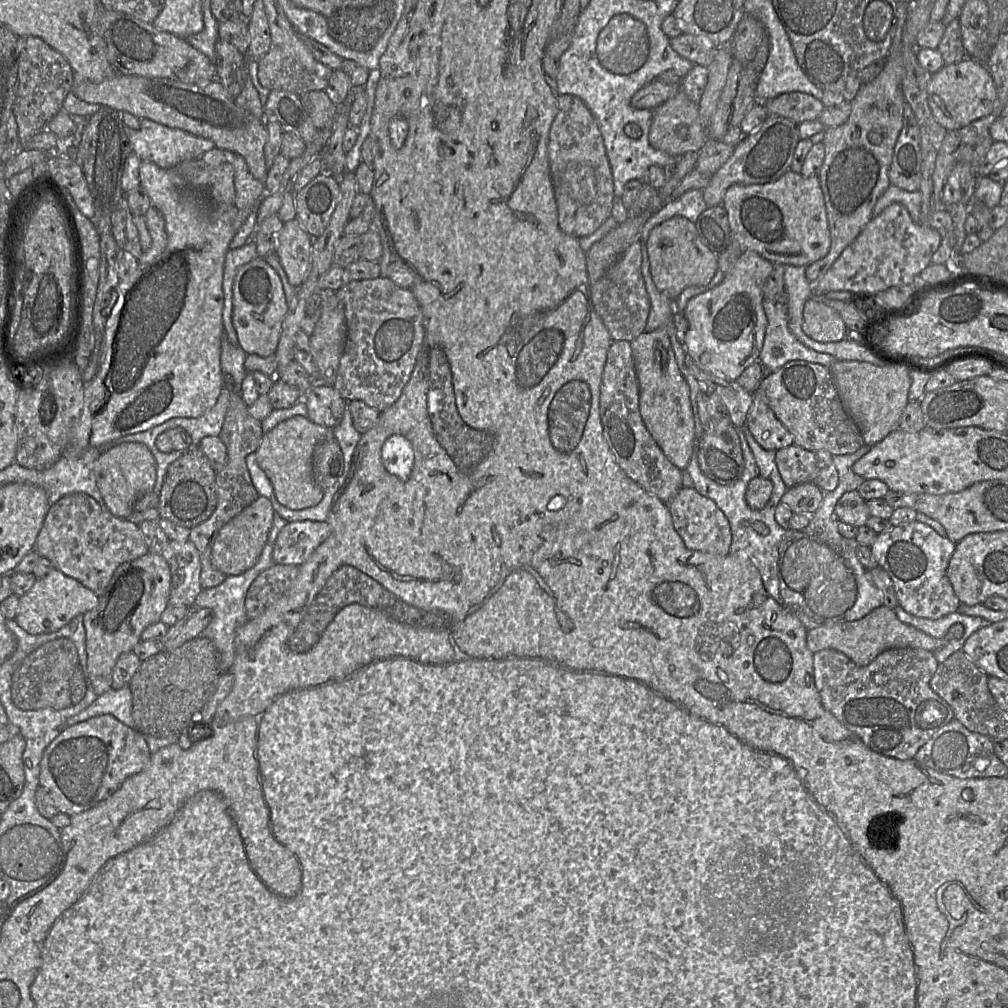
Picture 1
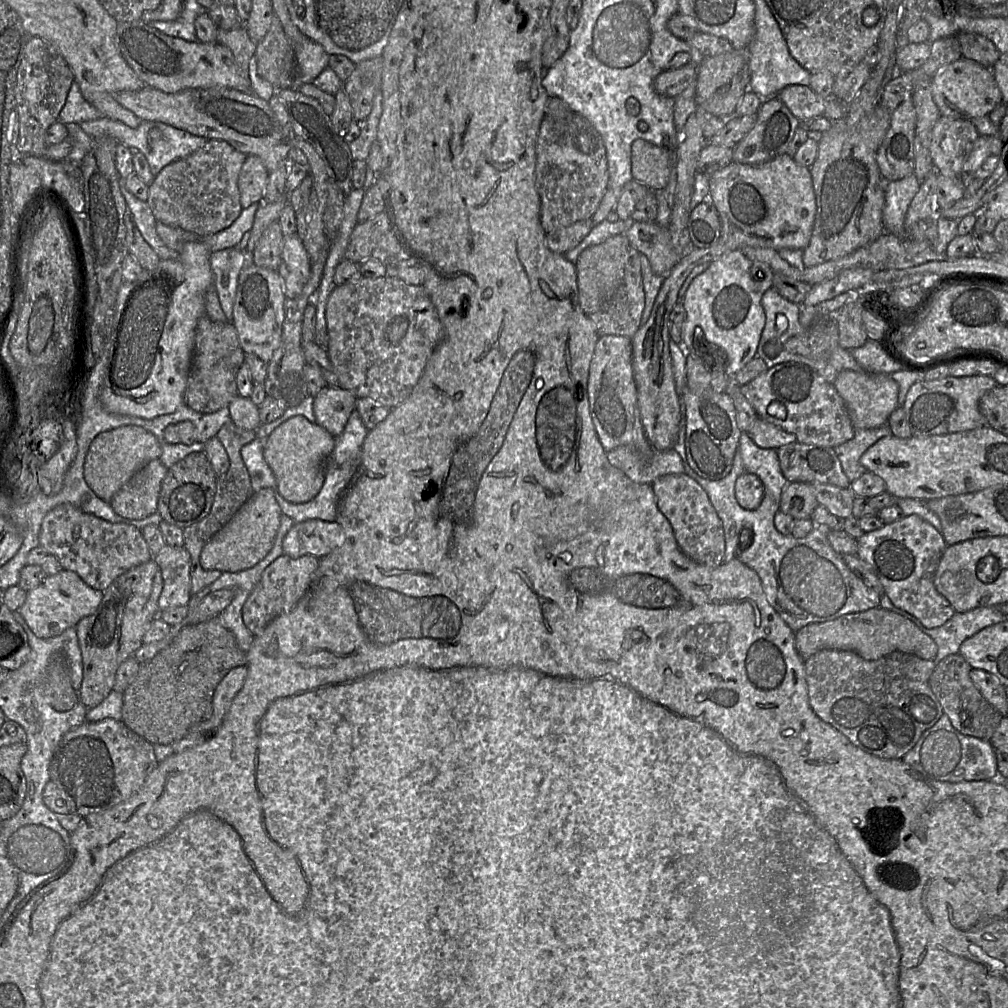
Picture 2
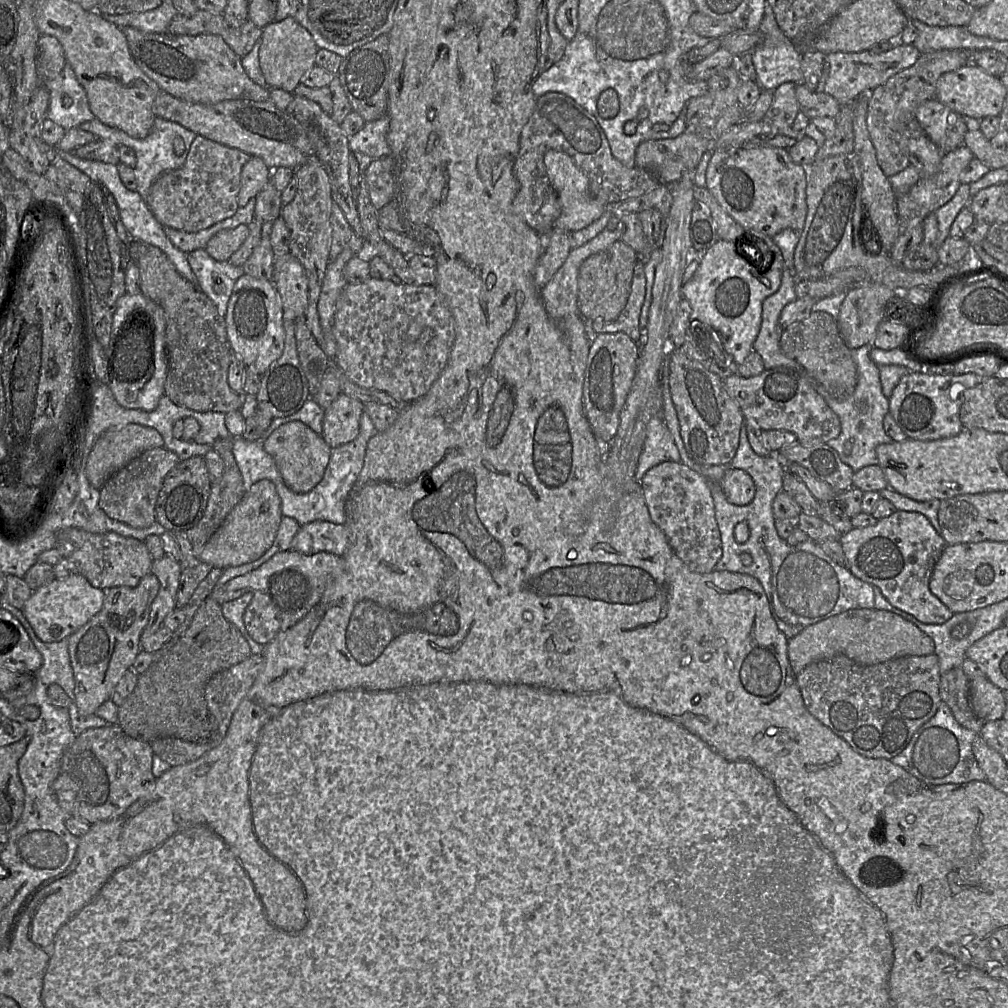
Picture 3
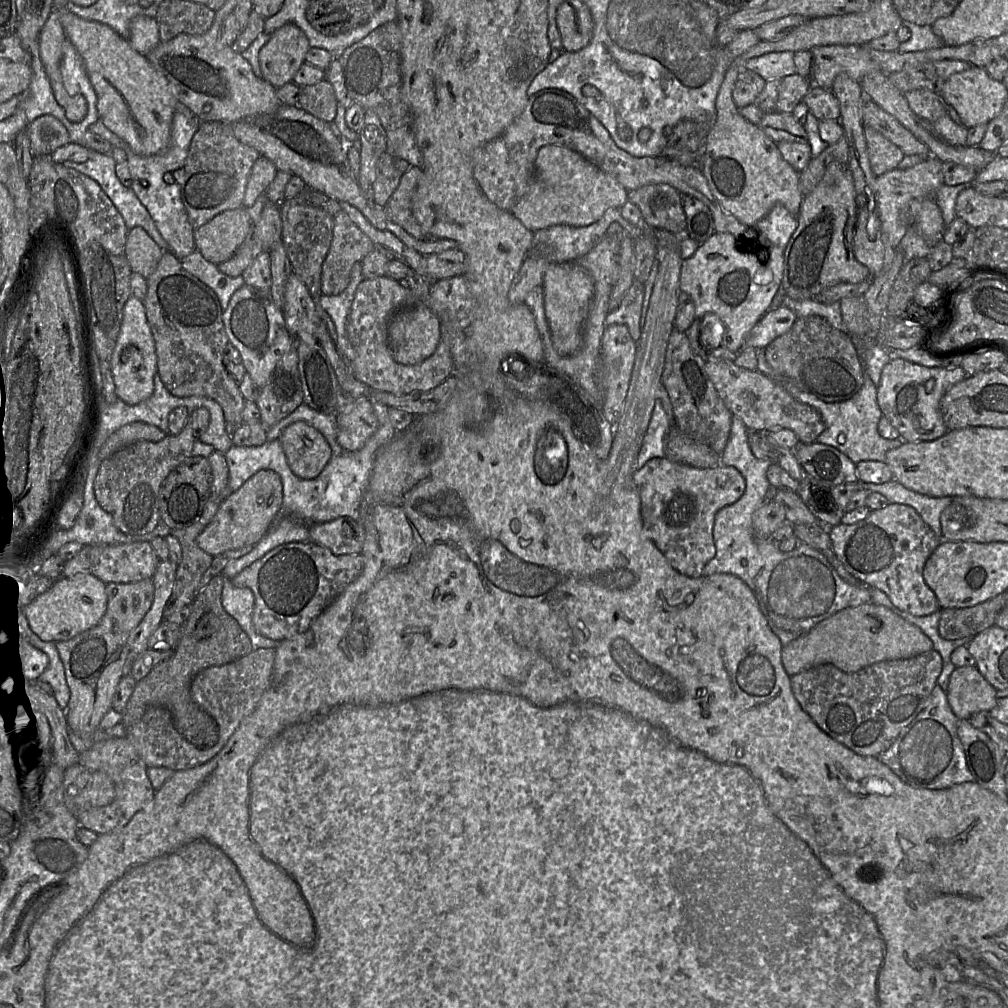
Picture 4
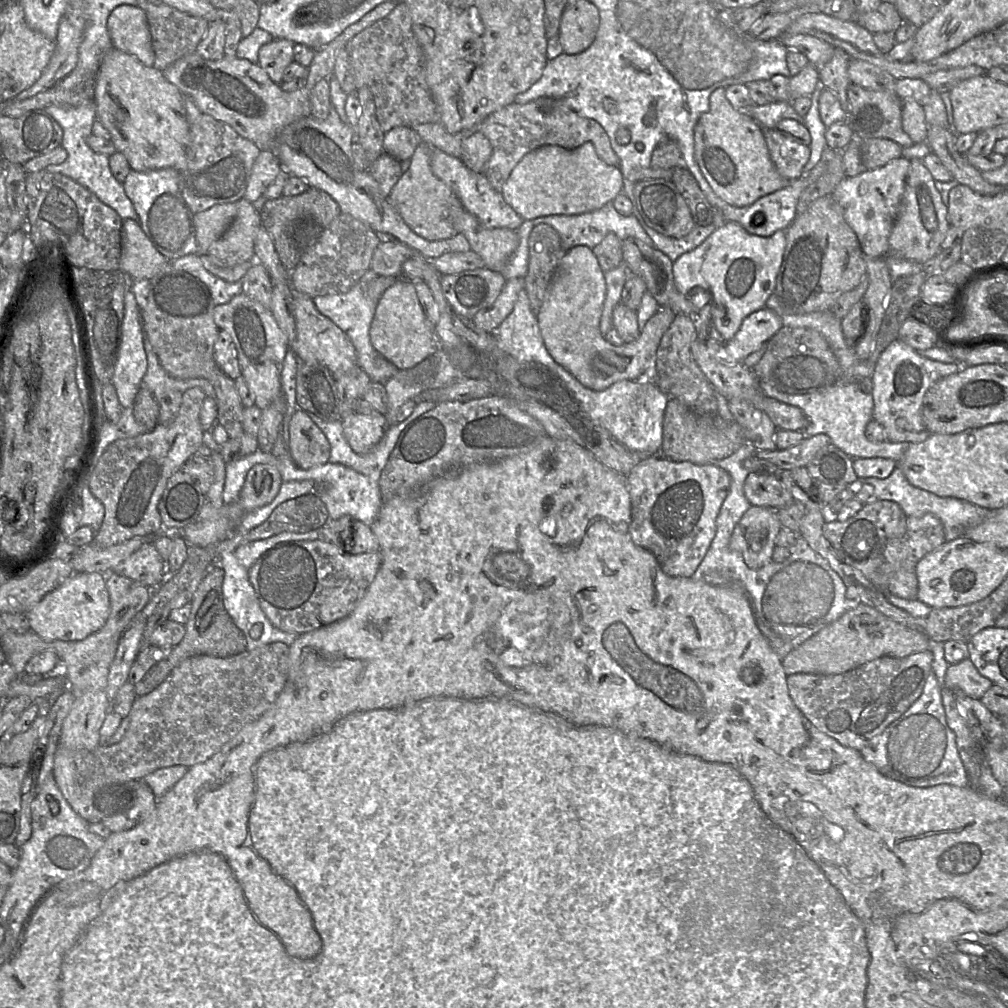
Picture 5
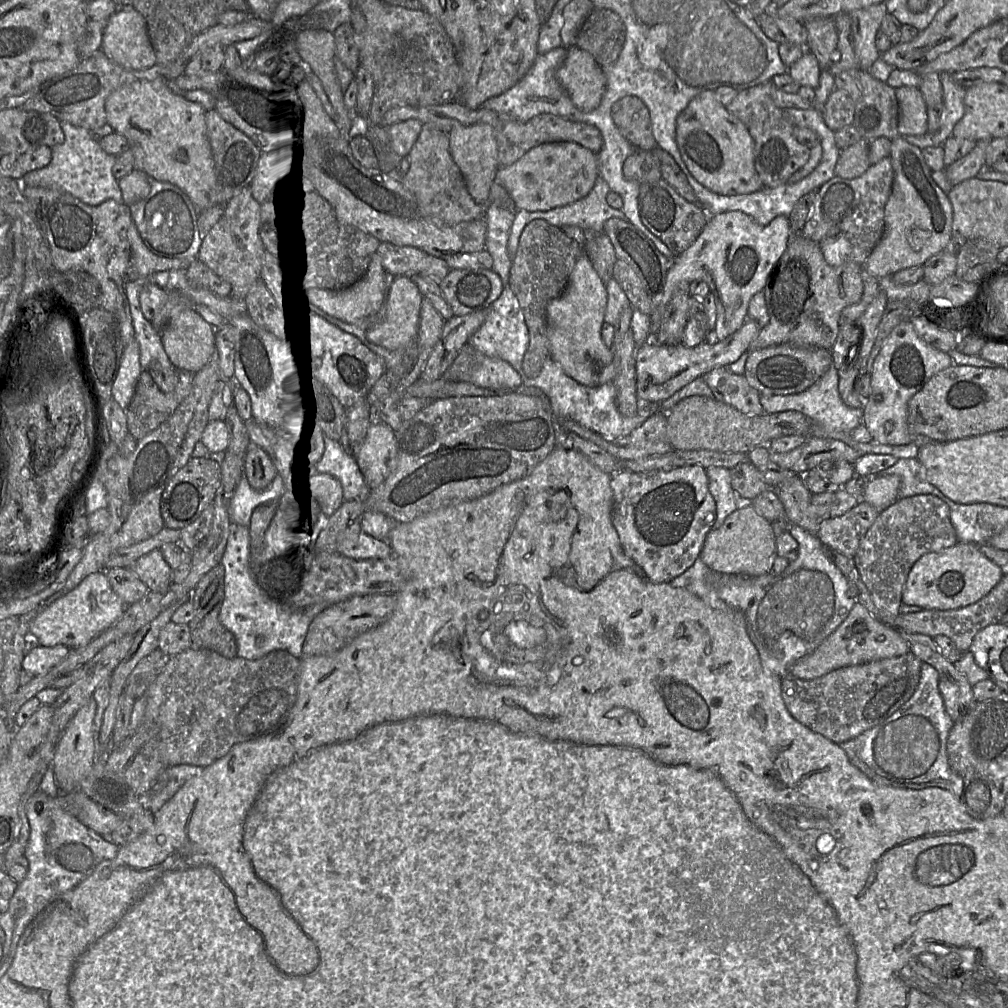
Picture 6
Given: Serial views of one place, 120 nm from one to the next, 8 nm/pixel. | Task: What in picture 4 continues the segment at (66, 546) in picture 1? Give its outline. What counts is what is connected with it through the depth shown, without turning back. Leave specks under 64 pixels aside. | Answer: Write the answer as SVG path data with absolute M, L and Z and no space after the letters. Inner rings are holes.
M146 541L119 545L90 545L84 548L88 548L90 573L104 584L133 583L151 579L160 562L150 542Z

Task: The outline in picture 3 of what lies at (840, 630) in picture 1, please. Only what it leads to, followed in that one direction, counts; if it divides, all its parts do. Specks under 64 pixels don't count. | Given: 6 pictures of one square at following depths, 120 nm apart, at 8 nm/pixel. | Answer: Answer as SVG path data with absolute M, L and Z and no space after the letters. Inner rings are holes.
M854 608L811 624L788 640L787 654L795 675L809 664L842 654L855 662L873 665L903 656L929 655L935 651L934 640L914 623L899 614L884 609Z

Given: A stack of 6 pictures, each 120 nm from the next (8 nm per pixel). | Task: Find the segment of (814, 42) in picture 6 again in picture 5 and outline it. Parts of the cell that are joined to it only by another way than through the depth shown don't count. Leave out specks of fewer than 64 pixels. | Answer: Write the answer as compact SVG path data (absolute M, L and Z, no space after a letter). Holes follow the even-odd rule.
M837 48L831 60L819 71L821 83L836 94L847 114L849 107L847 88L851 83L848 75L850 60L850 56L843 49Z

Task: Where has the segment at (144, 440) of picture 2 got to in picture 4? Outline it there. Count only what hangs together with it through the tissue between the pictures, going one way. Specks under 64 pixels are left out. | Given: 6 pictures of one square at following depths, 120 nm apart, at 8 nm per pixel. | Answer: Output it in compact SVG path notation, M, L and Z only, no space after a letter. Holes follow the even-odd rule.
M132 422L111 434L101 447L98 456L102 462L126 446L141 440L158 442L164 439L166 435L165 432L154 425Z

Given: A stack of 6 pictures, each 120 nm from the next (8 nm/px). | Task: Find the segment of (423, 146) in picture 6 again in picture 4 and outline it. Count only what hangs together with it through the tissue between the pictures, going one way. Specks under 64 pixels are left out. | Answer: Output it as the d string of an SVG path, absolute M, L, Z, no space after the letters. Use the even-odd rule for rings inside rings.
M411 166L400 178L399 185L384 206L384 210L394 223L414 238L422 241L434 241L440 238L427 234L418 224L412 212L412 196L417 188L422 169Z

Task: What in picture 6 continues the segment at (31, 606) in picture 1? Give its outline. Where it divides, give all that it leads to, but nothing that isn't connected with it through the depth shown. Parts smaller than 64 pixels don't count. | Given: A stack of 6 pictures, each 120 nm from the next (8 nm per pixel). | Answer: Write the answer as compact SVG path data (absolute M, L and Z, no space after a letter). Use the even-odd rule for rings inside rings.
M105 571L92 573L76 588L37 614L30 623L30 637L34 644L44 647L81 647L112 627L123 616L126 608L126 604L112 589Z

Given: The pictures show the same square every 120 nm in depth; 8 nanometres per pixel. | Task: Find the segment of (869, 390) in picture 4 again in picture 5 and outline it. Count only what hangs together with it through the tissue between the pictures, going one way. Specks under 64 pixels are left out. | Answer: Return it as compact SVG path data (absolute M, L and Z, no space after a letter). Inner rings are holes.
M760 381L760 386L766 396L782 403L796 406L805 413L809 420L809 424L804 430L807 436L811 437L818 434L827 435L833 445L852 459L886 458L899 462L909 446L909 443L906 442L871 442L866 438L866 426L873 420L874 401L872 393L864 393L857 384L836 385L825 391L806 394L780 392L764 381Z

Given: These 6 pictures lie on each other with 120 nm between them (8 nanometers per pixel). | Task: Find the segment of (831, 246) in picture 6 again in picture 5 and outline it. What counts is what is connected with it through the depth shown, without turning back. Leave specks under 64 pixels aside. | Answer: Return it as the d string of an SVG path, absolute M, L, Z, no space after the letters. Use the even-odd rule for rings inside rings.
M895 158L886 165L864 170L857 176L844 177L831 196L843 208L844 219L855 232L862 252L868 257L885 257L889 253L891 234L905 190L910 160Z

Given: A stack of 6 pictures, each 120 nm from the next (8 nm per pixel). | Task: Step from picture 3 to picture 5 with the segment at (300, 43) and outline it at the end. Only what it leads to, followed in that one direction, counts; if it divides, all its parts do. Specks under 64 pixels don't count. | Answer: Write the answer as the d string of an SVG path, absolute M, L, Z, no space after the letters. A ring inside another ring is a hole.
M273 39L259 49L258 65L277 84L283 82L284 70L294 61L294 44L287 39Z

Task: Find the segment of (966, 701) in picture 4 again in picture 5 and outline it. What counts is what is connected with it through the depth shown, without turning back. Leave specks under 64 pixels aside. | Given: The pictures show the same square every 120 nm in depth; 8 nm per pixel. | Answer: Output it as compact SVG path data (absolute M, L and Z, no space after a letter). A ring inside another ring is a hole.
M969 658L950 664L944 680L944 686L975 699L980 699L992 685L993 682L981 675Z

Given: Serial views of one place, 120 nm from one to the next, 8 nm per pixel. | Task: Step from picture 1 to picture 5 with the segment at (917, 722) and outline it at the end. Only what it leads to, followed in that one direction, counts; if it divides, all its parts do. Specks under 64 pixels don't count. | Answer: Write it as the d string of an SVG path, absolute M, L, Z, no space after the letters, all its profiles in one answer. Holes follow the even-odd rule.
M928 649L905 657L879 657L840 674L796 673L787 676L787 687L795 706L818 730L860 751L919 698L933 658Z

